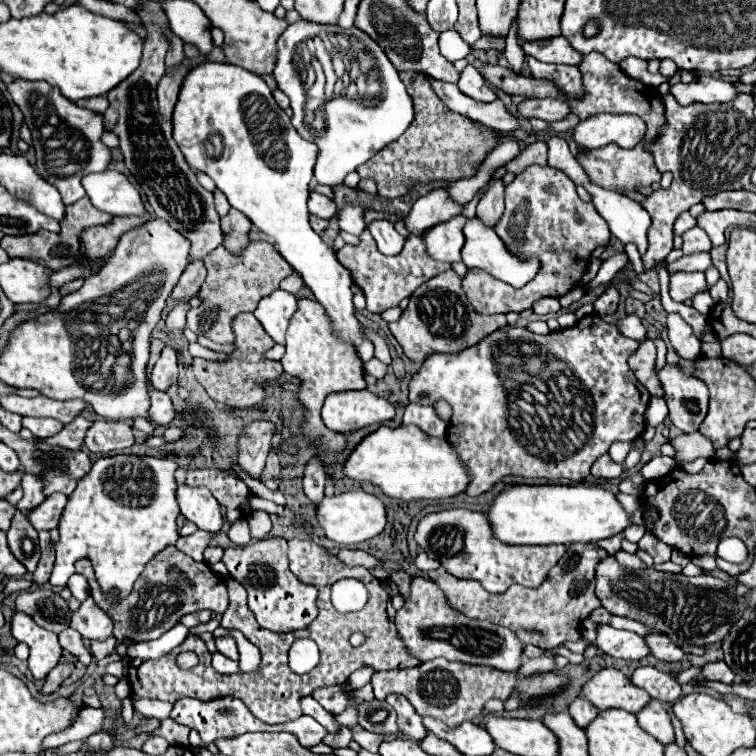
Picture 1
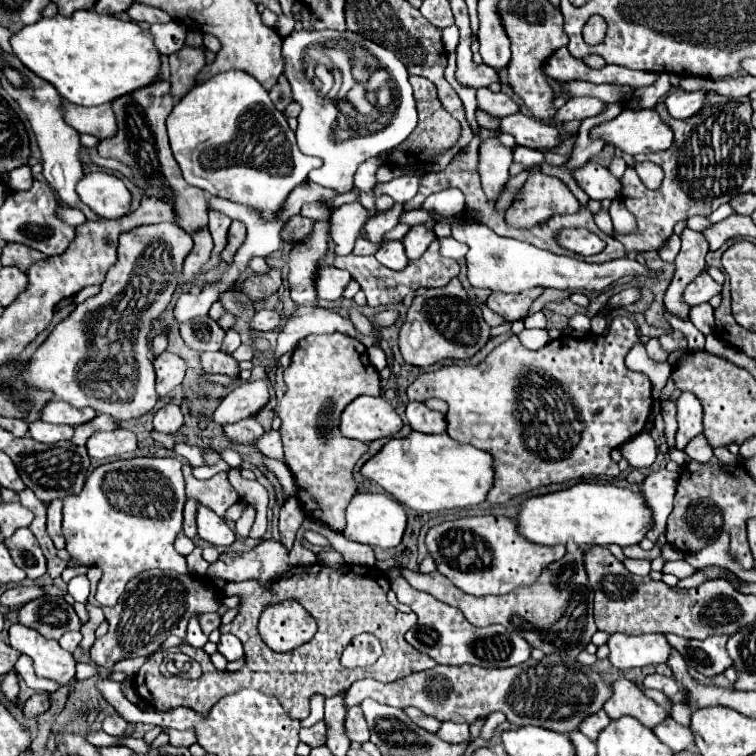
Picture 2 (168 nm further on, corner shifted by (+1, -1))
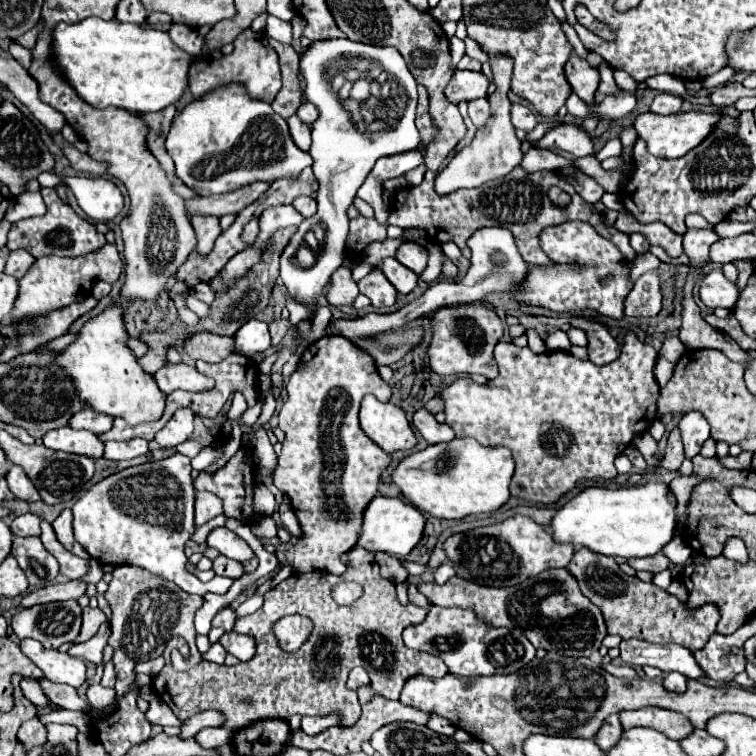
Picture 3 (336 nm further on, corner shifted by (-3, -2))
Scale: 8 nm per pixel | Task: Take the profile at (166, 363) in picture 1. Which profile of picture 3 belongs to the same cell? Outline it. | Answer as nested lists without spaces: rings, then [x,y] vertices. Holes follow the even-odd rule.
[[[168,364],[154,374],[158,388],[164,394],[172,394],[174,390],[188,390],[188,392],[206,392],[214,388],[214,380],[210,376],[200,374],[194,366],[188,364]]]

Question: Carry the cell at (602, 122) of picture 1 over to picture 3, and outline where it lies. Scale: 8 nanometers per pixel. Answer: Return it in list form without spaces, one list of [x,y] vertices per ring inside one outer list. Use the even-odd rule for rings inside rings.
[[[690,110],[690,112],[680,112],[680,114],[672,114],[672,116],[660,116],[660,114],[640,114],[634,122],[636,132],[642,140],[646,140],[648,144],[648,152],[658,156],[658,158],[682,158],[686,156],[692,148],[696,148],[698,144],[702,144],[714,130],[714,126],[718,124],[720,114],[712,112],[698,112],[698,110]]]

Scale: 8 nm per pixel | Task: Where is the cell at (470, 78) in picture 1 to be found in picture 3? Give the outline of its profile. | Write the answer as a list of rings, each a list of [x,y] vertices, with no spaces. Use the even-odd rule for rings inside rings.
[[[514,104],[512,106],[512,124],[524,132],[530,132],[536,128],[538,120],[536,120],[536,114],[532,114],[530,108],[522,106],[522,104]]]

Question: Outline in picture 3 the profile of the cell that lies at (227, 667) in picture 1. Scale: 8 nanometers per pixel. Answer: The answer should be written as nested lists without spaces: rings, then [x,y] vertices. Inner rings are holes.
[[[220,642],[212,644],[212,648],[210,648],[206,654],[202,654],[202,660],[216,662],[216,664],[224,664],[224,658],[226,658],[226,650],[222,648],[222,644],[220,644]]]

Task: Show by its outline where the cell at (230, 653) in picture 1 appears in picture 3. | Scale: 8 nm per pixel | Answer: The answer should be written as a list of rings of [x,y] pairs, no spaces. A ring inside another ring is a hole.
[[[226,632],[220,638],[220,644],[226,648],[228,654],[236,656],[238,660],[246,662],[256,654],[256,640],[248,634],[238,634],[238,632]]]

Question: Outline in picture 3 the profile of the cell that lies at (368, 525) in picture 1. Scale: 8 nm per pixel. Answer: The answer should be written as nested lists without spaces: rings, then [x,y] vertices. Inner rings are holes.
[[[376,496],[368,504],[368,510],[364,512],[364,530],[362,530],[358,544],[364,546],[366,550],[406,556],[420,542],[420,538],[424,534],[424,526],[426,526],[426,516],[412,504],[408,504],[400,498]]]

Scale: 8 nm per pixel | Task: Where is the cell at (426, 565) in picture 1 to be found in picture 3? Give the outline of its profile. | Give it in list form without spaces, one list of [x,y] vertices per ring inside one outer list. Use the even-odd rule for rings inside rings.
[[[444,562],[444,564],[434,572],[436,584],[446,584],[454,574],[456,574],[456,572],[454,572],[454,566],[452,566],[450,562]]]

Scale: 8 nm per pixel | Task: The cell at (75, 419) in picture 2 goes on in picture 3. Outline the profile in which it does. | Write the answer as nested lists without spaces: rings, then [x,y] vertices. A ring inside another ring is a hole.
[[[86,408],[86,410],[80,410],[78,414],[74,414],[72,422],[70,422],[70,428],[74,430],[90,430],[94,434],[104,434],[112,428],[112,416],[108,414],[102,414],[102,412],[96,412],[92,408]]]

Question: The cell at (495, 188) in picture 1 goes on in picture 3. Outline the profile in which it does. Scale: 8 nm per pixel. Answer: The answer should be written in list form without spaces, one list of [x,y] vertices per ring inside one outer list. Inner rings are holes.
[[[490,58],[490,66],[494,72],[494,84],[496,92],[490,96],[490,118],[488,122],[476,130],[474,140],[464,146],[456,156],[448,162],[444,170],[438,172],[434,180],[434,190],[438,196],[448,196],[460,188],[478,188],[484,182],[502,178],[504,174],[512,172],[520,160],[522,160],[522,150],[520,150],[520,140],[516,138],[514,126],[510,122],[510,100],[508,100],[508,90],[510,90],[510,76],[512,76],[512,60],[510,58]]]

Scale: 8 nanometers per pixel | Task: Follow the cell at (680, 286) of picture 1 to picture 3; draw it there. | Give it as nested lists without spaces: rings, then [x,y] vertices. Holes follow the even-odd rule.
[[[714,268],[710,270],[702,282],[700,282],[700,300],[708,306],[708,308],[734,308],[736,302],[740,298],[740,292],[736,288],[736,284],[732,284],[722,268]]]

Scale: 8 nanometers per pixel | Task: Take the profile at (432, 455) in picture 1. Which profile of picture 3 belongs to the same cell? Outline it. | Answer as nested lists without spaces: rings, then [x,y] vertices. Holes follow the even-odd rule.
[[[454,438],[452,442],[432,444],[422,452],[404,458],[394,482],[410,504],[434,518],[462,520],[472,514],[498,510],[510,498],[510,480],[514,474],[512,452],[504,446],[482,446],[474,438]]]

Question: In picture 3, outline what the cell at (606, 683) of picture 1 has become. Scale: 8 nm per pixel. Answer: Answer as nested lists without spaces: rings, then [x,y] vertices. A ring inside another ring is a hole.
[[[648,706],[644,710],[620,712],[620,720],[624,730],[646,726],[666,734],[672,740],[682,740],[694,732],[694,726],[686,716],[672,710],[664,710],[664,708],[654,708],[654,706]]]

